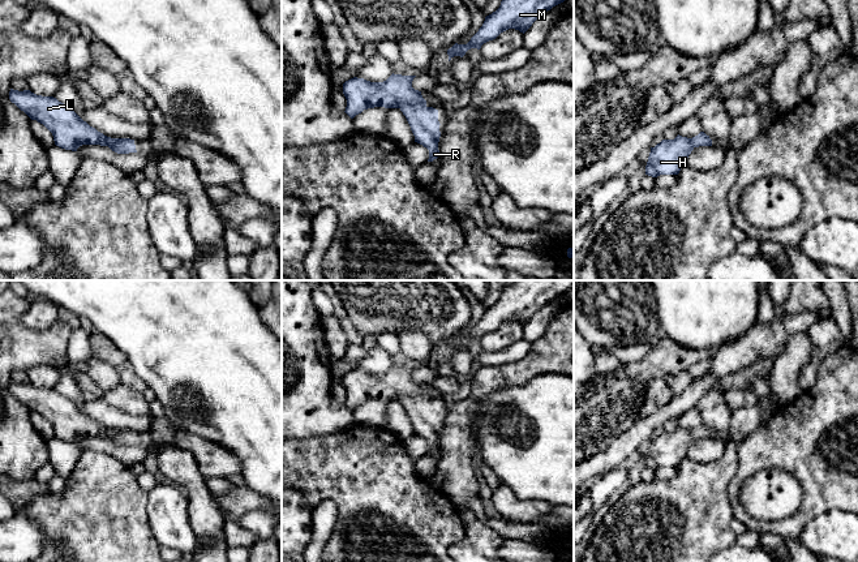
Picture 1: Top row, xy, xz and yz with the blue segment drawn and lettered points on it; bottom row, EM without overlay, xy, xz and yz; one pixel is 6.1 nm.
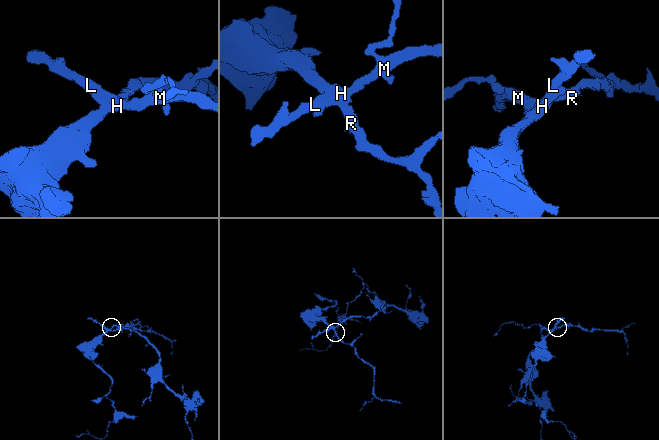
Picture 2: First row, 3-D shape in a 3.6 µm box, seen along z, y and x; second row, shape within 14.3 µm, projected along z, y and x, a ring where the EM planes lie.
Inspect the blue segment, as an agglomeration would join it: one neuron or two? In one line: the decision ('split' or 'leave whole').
leave whole

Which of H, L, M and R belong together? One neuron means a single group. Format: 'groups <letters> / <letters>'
groups H L M R

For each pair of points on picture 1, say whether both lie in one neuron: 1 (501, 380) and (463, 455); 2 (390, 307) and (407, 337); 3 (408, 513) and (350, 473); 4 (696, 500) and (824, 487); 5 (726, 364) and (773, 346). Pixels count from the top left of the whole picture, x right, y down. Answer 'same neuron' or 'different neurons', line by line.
1: same neuron
2: different neurons
3: same neuron
4: different neurons
5: same neuron

